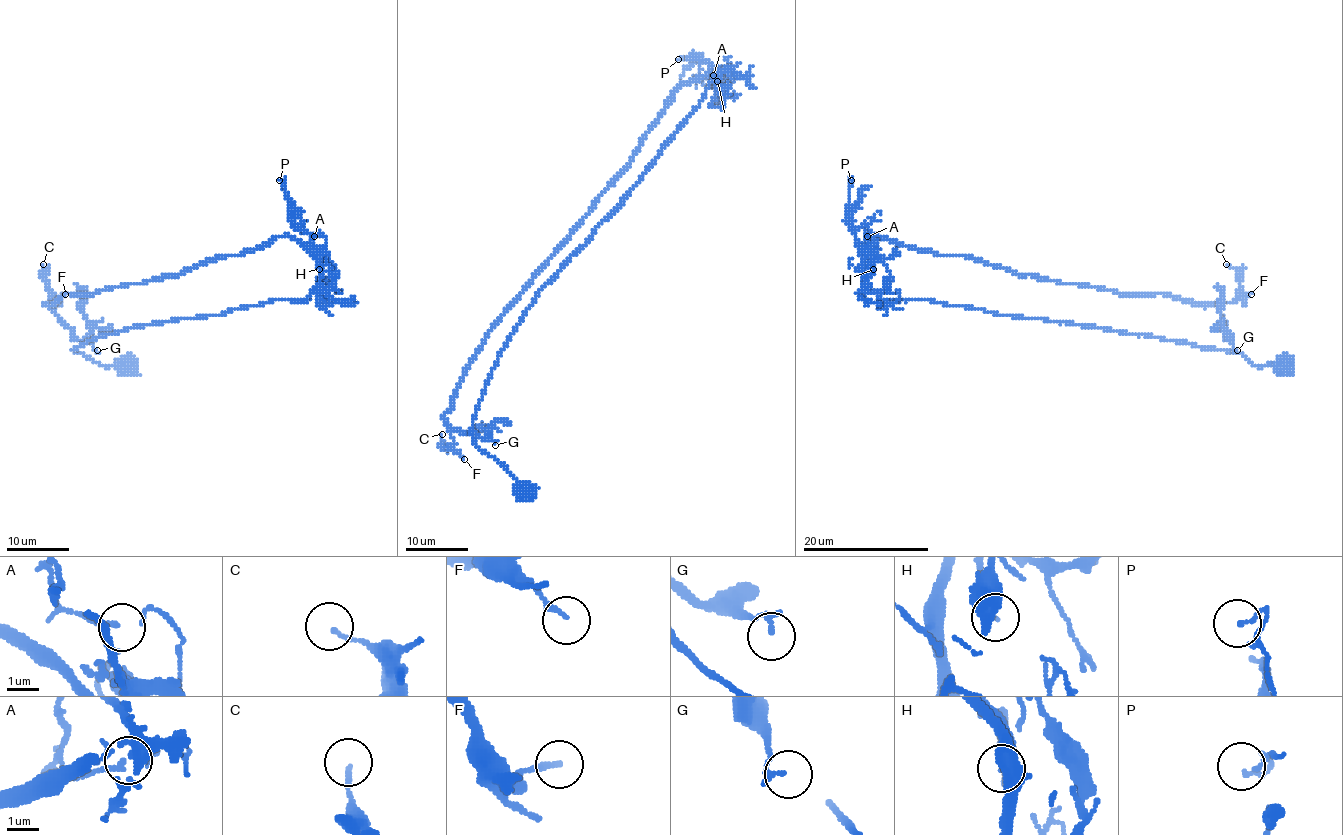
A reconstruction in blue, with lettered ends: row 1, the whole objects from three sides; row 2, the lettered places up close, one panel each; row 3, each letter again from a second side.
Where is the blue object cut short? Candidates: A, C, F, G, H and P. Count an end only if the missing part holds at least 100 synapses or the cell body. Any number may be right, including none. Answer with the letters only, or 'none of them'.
none of them

